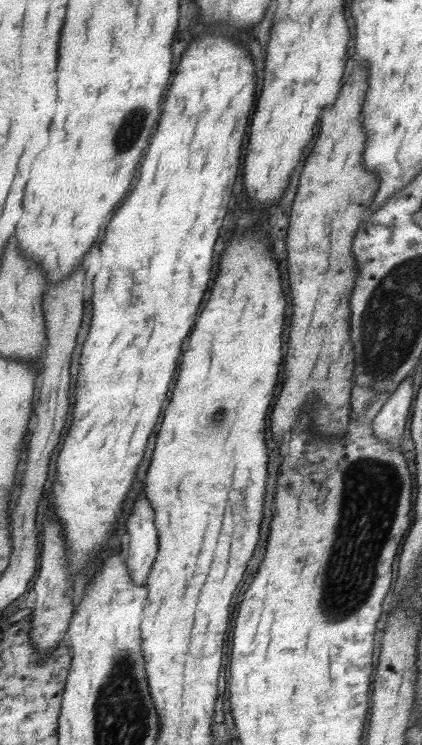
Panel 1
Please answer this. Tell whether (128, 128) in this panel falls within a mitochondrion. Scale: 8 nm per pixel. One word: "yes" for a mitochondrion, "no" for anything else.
yes

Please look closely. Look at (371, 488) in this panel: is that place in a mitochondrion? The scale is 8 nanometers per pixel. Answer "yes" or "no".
yes

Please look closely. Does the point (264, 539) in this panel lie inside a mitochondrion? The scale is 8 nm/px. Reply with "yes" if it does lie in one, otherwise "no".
no

